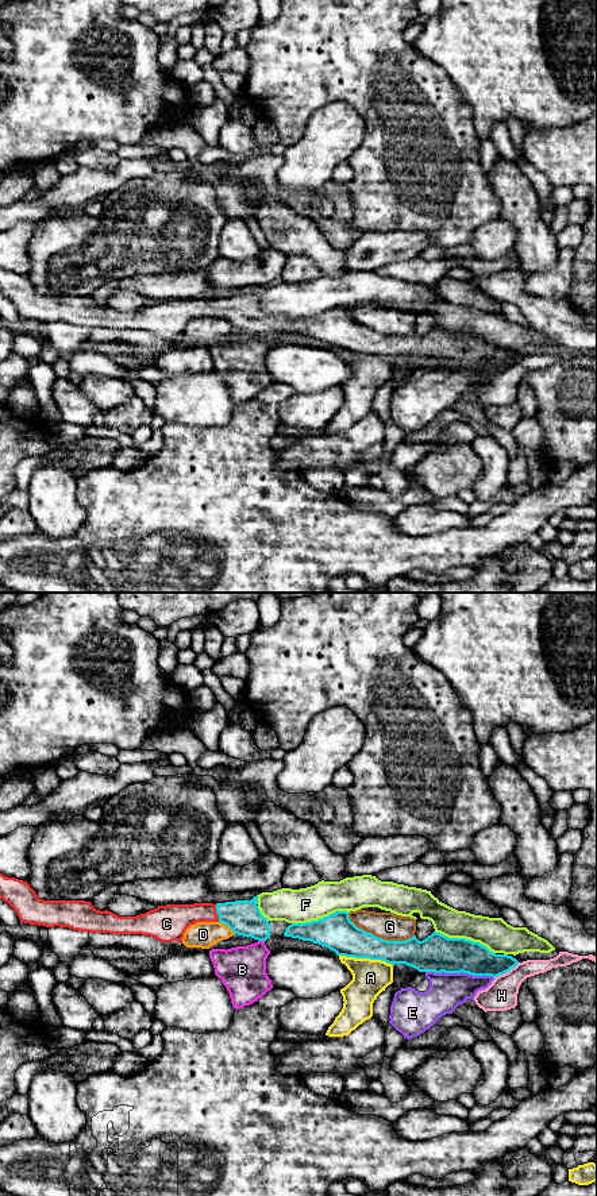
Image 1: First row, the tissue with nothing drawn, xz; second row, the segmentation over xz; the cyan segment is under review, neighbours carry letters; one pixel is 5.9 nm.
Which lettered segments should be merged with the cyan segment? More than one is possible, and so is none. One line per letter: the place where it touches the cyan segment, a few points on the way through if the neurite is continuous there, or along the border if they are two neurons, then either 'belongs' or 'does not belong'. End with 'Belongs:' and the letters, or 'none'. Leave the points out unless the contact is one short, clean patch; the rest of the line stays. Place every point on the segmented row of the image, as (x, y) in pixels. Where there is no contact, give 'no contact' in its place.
A: contact xz (366, 957); does not belong
B: contact xz (261, 940); border xz (258, 940), (264, 942); does not belong
C: contact xz (216, 911); way xz (243, 917), (216, 911), (193, 913), (176, 918); belongs
D: contact xz (227, 925); border xz (219, 921), (234, 933); does not belong
E: contact xz (459, 972); border xz (426, 971), (468, 972), (473, 975), (490, 975), (493, 977); does not belong
F: contact xz (463, 938); does not belong
G: contact xz (377, 937); does not belong
H: contact xz (507, 971); border xz (519, 963), (495, 977); does not belong
Belongs: C

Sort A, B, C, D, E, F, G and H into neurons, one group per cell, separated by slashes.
A / B / C / D / E / F / G / H

